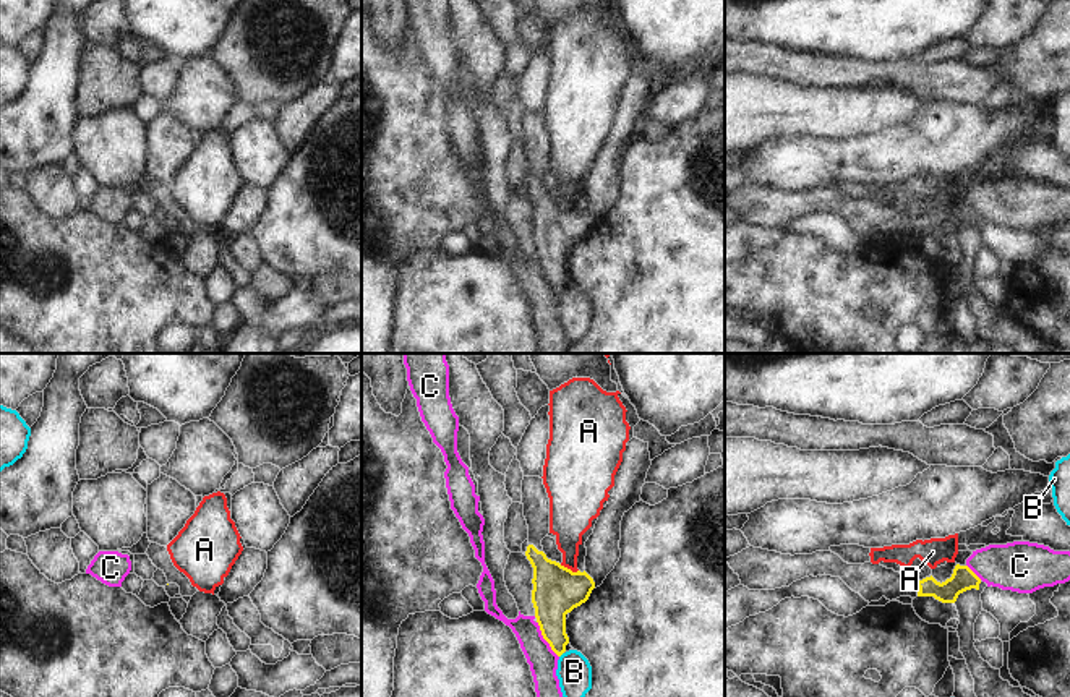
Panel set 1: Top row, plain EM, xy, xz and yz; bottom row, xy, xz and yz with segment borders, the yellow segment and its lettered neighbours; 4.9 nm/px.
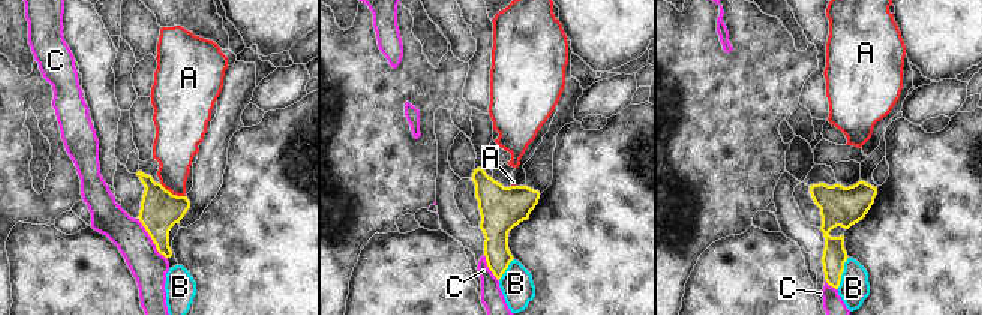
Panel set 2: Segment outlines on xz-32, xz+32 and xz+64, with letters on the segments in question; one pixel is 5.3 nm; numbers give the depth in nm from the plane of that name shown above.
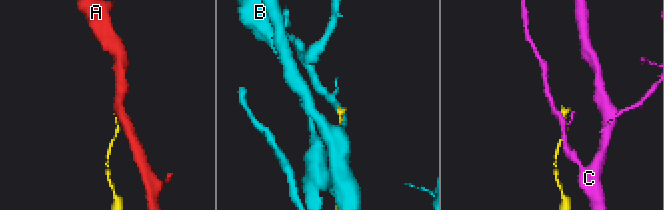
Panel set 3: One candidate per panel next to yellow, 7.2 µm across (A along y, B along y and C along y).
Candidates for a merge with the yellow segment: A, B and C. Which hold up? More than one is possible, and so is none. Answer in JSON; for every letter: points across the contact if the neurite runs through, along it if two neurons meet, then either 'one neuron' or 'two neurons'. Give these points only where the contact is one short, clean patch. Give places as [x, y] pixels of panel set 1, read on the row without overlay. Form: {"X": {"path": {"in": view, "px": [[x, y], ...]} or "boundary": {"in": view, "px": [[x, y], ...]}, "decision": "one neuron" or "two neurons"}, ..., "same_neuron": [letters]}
{"A": {"boundary": {"in": "xz", "px": [[560, 201], [577, 208]]}, "decision": "two neurons"}, "B": {"boundary": {"in": "xz", "px": [[563, 289], [560, 294]]}, "decision": "two neurons"}, "C": {"decision": "two neurons"}, "same_neuron": []}

